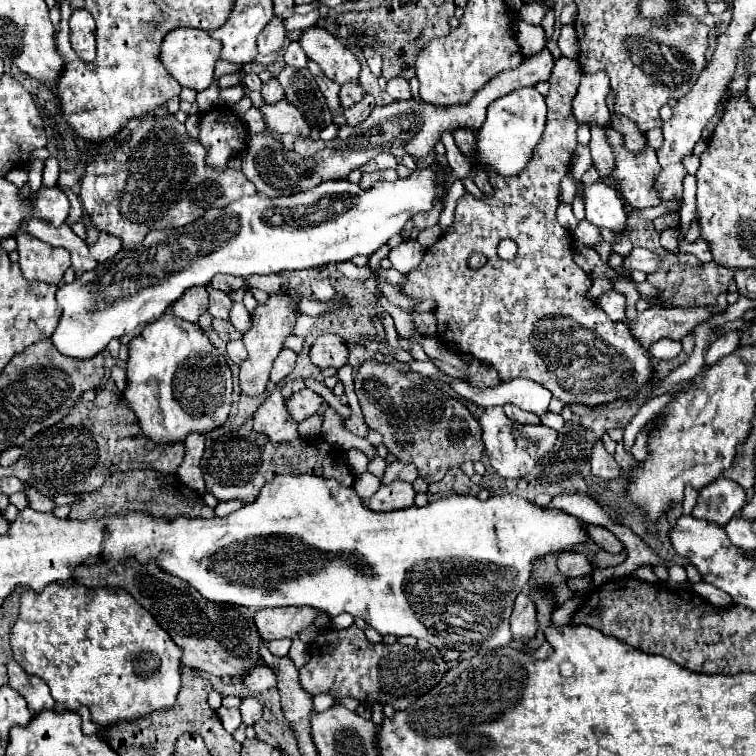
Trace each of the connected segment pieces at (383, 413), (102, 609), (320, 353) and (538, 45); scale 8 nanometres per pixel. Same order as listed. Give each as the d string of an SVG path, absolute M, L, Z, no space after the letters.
M374 361L374 365L362 363L354 385L368 427L382 433L386 449L398 461L414 463L426 483L440 481L448 469L460 467L464 461L480 461L484 453L480 423L438 381L392 363Z
M52 583L40 595L24 591L20 597L20 613L10 633L10 645L22 669L48 683L60 707L70 711L88 707L92 721L102 727L172 707L180 691L180 647L176 647L152 615L122 589L88 589L84 585Z
M320 335L310 347L310 359L318 369L340 369L348 363L348 347L338 335Z
M520 19L520 21L514 21L514 31L516 31L516 41L524 57L536 55L546 45L541 26L529 25Z

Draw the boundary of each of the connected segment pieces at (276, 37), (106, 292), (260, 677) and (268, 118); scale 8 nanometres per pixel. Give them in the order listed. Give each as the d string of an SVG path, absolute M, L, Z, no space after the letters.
M274 17L274 19L268 23L268 27L262 29L260 35L258 35L258 51L260 51L262 55L272 53L272 51L278 51L278 49L282 49L284 39L286 39L284 19Z
M432 165L422 173L416 169L408 177L396 179L392 183L378 181L368 191L350 181L326 181L310 191L288 197L242 197L224 209L208 209L204 217L190 225L150 231L142 243L130 249L122 249L112 261L100 263L94 271L88 271L74 283L58 289L56 299L64 311L52 335L52 341L56 349L68 357L90 359L102 353L112 339L134 331L138 325L156 321L184 291L198 285L208 285L216 273L228 273L236 277L270 275L350 261L354 255L372 255L390 237L398 235L408 219L420 211L428 213L432 209L438 177L438 169Z
M254 667L252 671L248 671L244 675L244 685L250 689L250 691L266 691L266 689L272 689L276 685L276 677L274 673L270 671L270 667Z
M250 91L248 97L252 99L252 105L262 111L262 119L270 131L274 131L278 135L290 133L296 137L310 135L310 125L304 121L300 111L292 103L286 103L286 99L280 99L278 103L268 105L262 99L260 91Z

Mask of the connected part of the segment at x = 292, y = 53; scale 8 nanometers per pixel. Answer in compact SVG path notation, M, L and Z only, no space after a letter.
M288 43L288 47L284 49L284 61L286 61L286 65L292 65L292 67L298 67L298 69L302 69L302 67L306 67L306 61L308 61L308 57L306 57L306 53L302 51L302 47L298 47L298 43Z

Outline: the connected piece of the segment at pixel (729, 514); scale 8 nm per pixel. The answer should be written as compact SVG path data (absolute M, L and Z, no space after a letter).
M716 479L708 483L698 497L698 503L692 511L694 519L702 519L716 525L726 525L740 509L744 507L746 493L732 479Z

